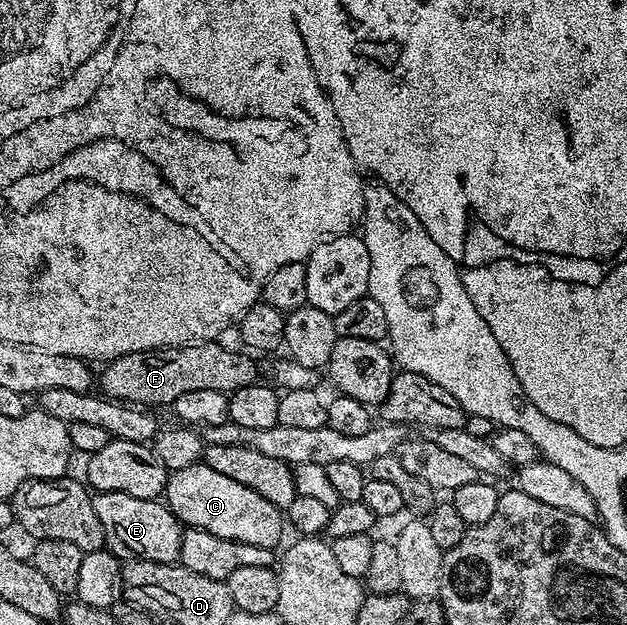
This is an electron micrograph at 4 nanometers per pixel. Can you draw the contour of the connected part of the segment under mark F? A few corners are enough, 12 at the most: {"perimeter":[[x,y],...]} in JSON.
{"perimeter":[[219,342],[116,356],[101,392],[171,406],[189,390],[257,380],[246,351]]}

